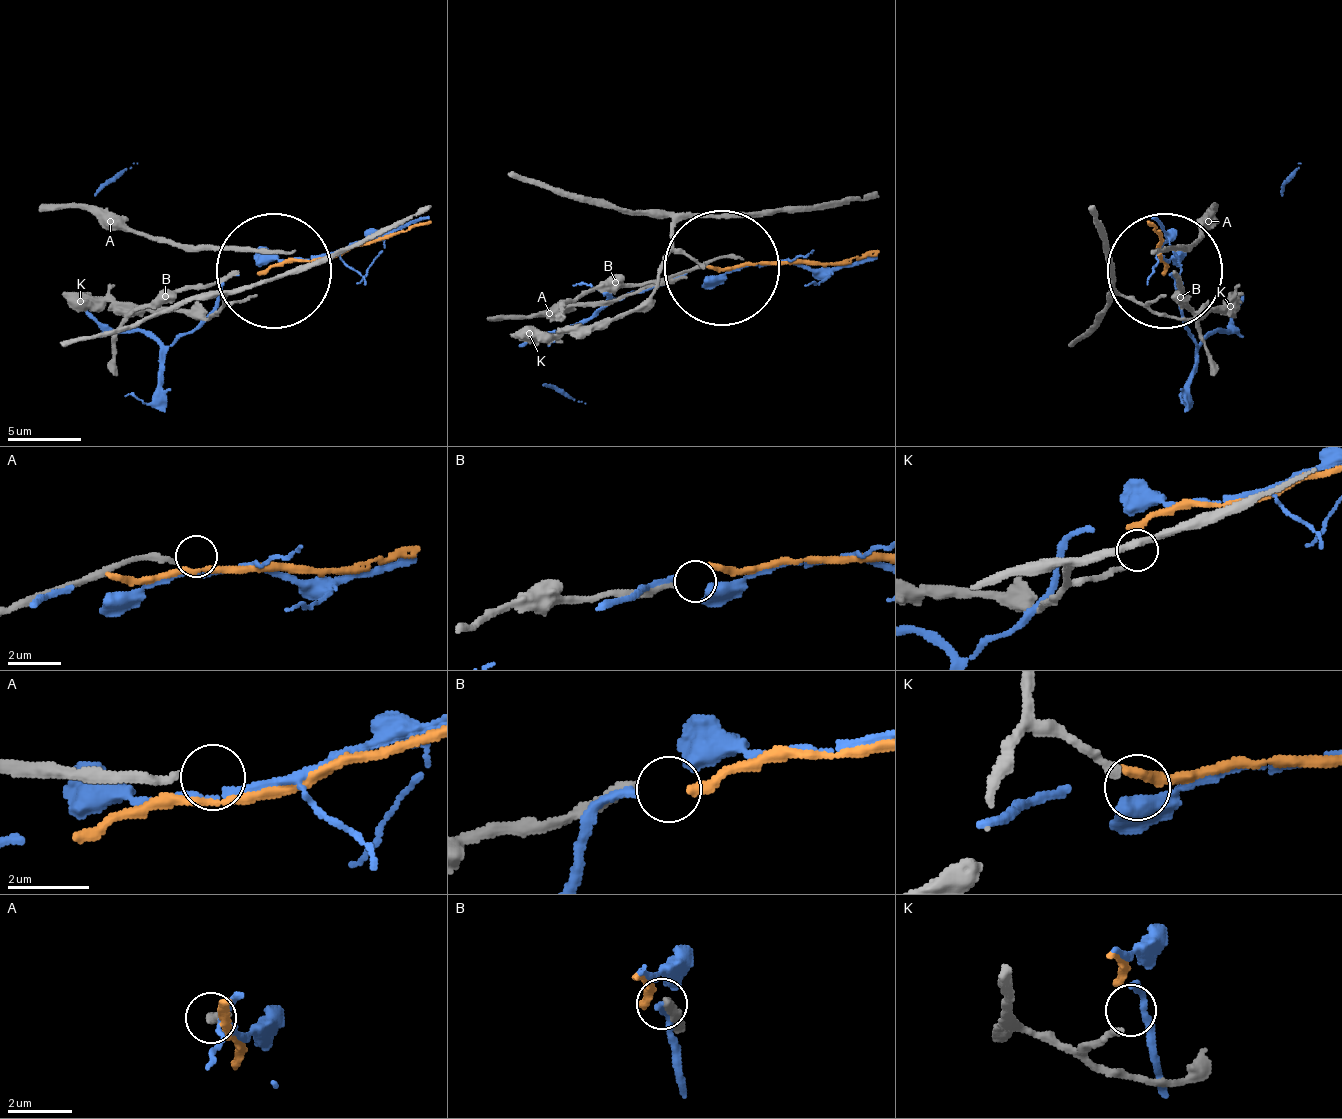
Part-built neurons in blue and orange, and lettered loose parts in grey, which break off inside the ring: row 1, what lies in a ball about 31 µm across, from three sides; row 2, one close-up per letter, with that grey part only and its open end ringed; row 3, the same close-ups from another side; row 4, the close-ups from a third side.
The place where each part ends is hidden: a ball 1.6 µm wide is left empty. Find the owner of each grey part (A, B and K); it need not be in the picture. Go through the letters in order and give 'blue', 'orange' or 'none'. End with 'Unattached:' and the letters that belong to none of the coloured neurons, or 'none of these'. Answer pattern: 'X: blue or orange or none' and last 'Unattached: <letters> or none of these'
A: none
B: none
K: none
Unattached: A, B, K

